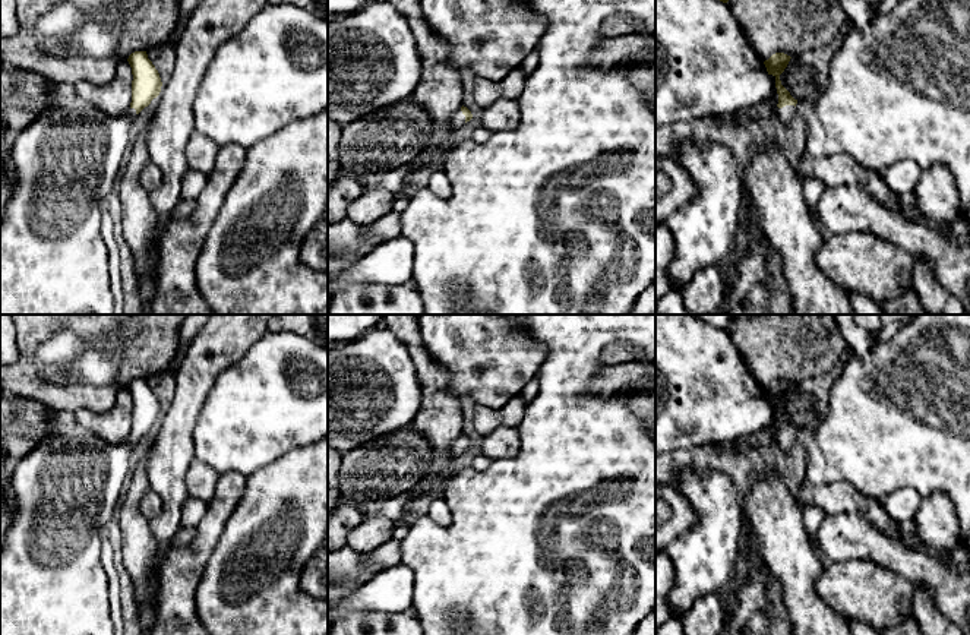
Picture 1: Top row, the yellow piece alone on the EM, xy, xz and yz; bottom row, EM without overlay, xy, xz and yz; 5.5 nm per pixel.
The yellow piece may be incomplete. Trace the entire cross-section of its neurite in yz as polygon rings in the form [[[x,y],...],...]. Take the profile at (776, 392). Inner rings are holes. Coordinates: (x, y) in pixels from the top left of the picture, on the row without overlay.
[[[775,380],[764,389],[768,402],[772,402],[775,405],[775,416],[778,421],[777,446],[784,456],[792,455],[792,452],[794,451],[794,440],[797,432],[797,427],[790,423],[790,420],[781,413],[780,408],[780,402],[787,395],[790,386],[792,385],[784,380]]]

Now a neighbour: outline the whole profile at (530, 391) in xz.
[[[531,379],[521,391],[521,397],[525,405],[528,405],[538,394],[538,379]]]

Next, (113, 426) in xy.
[[[127,388],[120,389],[114,405],[105,413],[78,410],[73,413],[76,421],[101,437],[104,442],[119,445],[127,440],[132,430],[132,395]]]

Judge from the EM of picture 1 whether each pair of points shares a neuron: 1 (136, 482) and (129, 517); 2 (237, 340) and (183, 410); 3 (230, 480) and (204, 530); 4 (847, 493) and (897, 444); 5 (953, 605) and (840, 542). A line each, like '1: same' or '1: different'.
1: same
2: same
3: same
4: different
5: same

